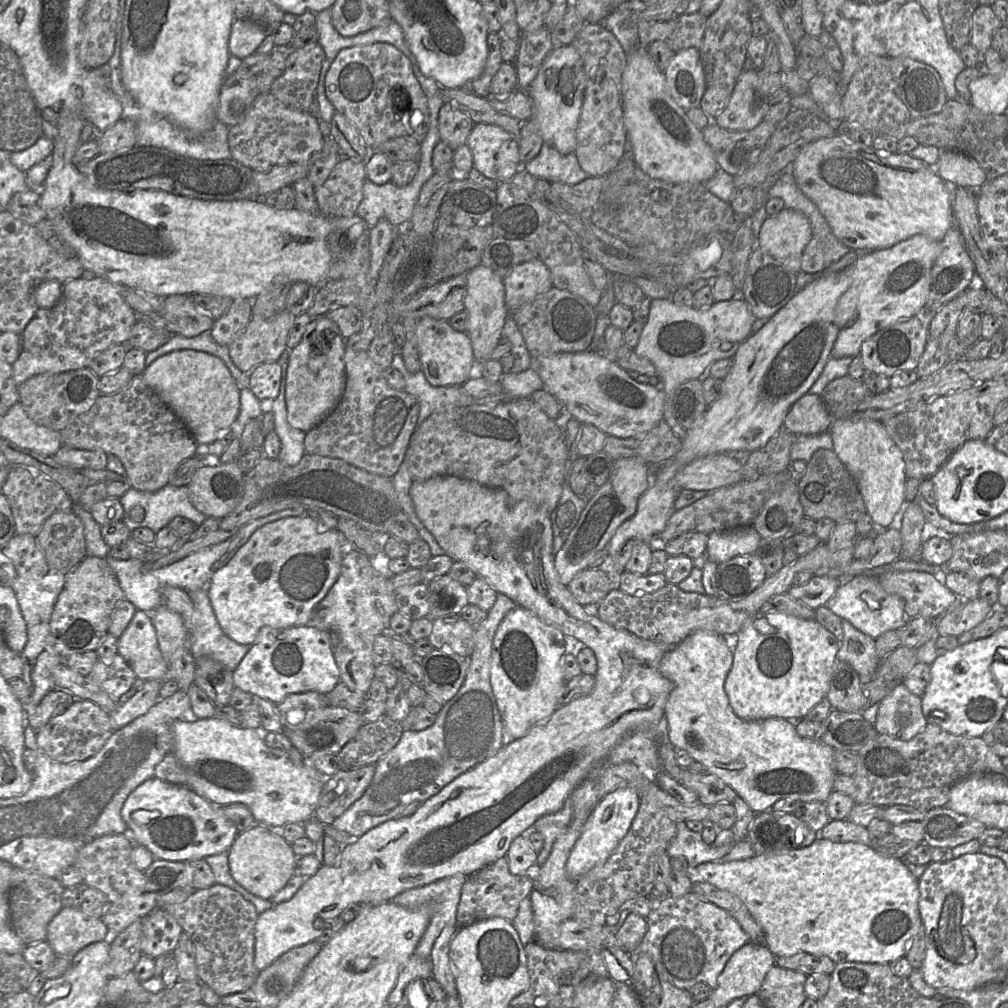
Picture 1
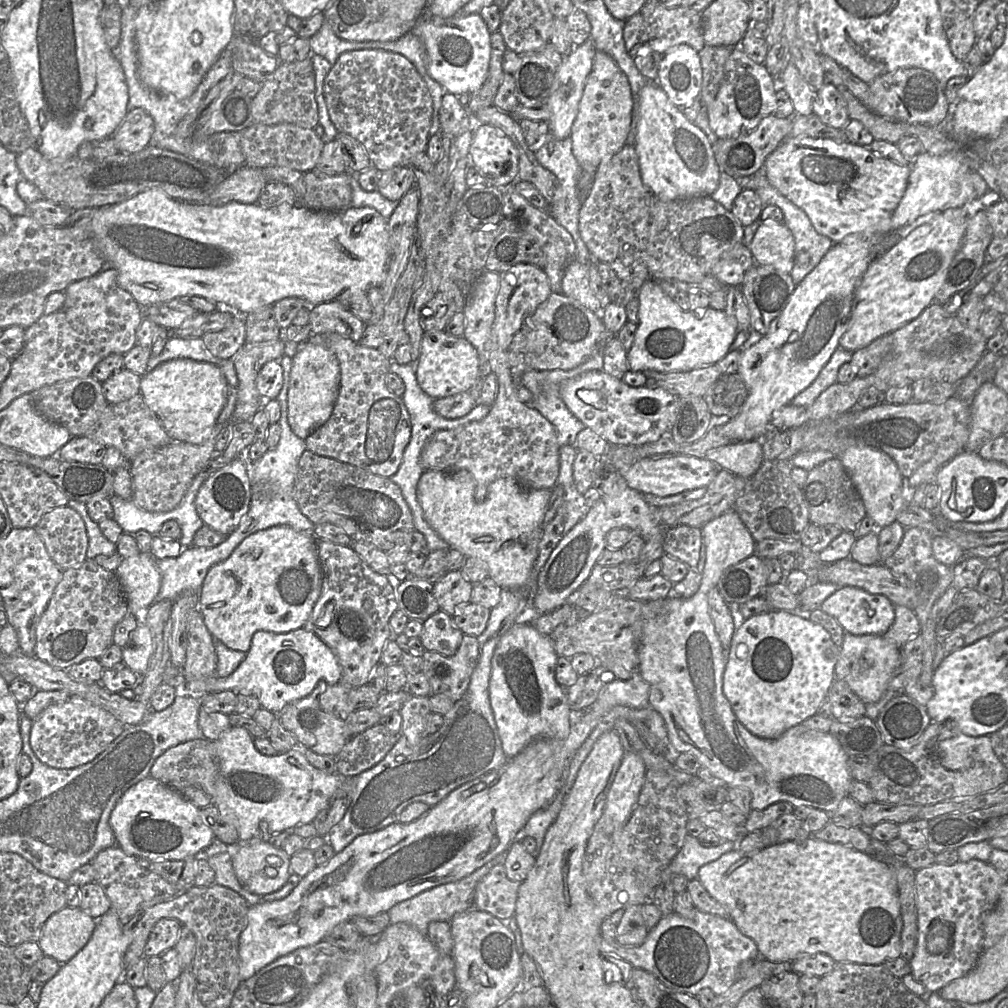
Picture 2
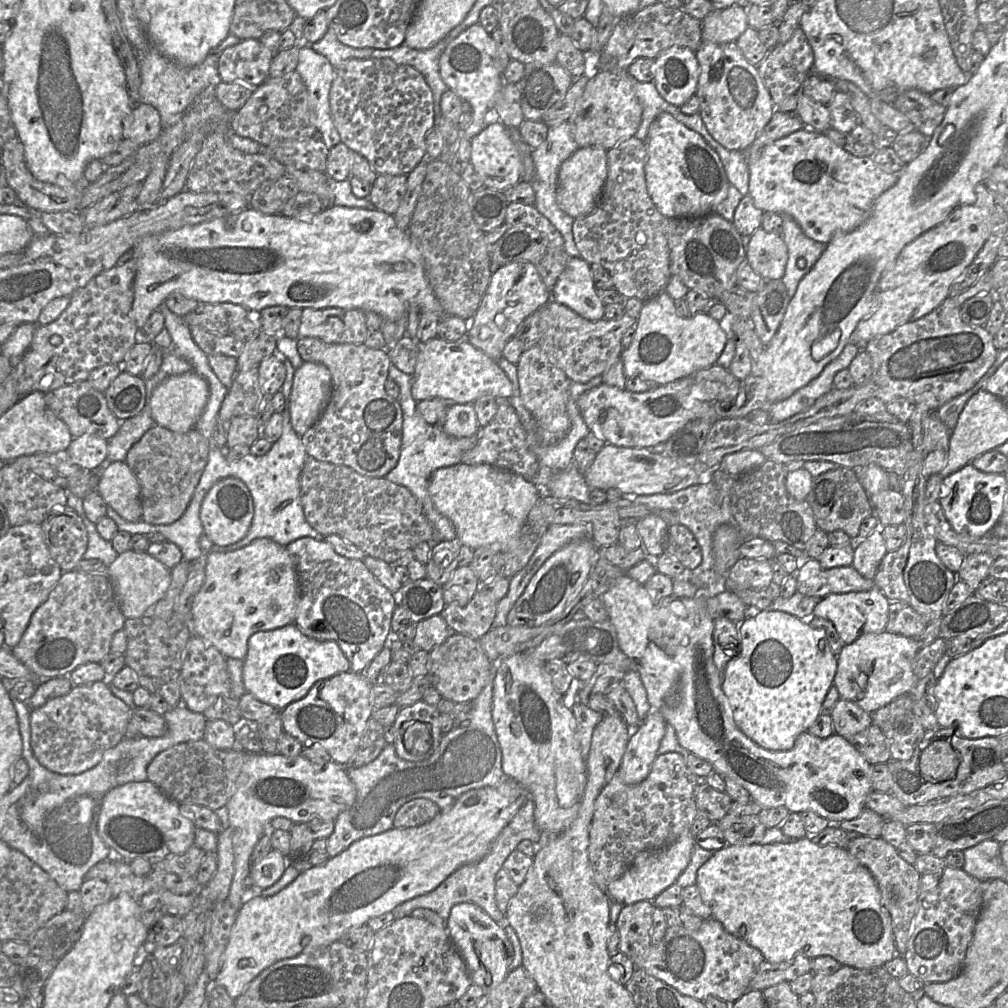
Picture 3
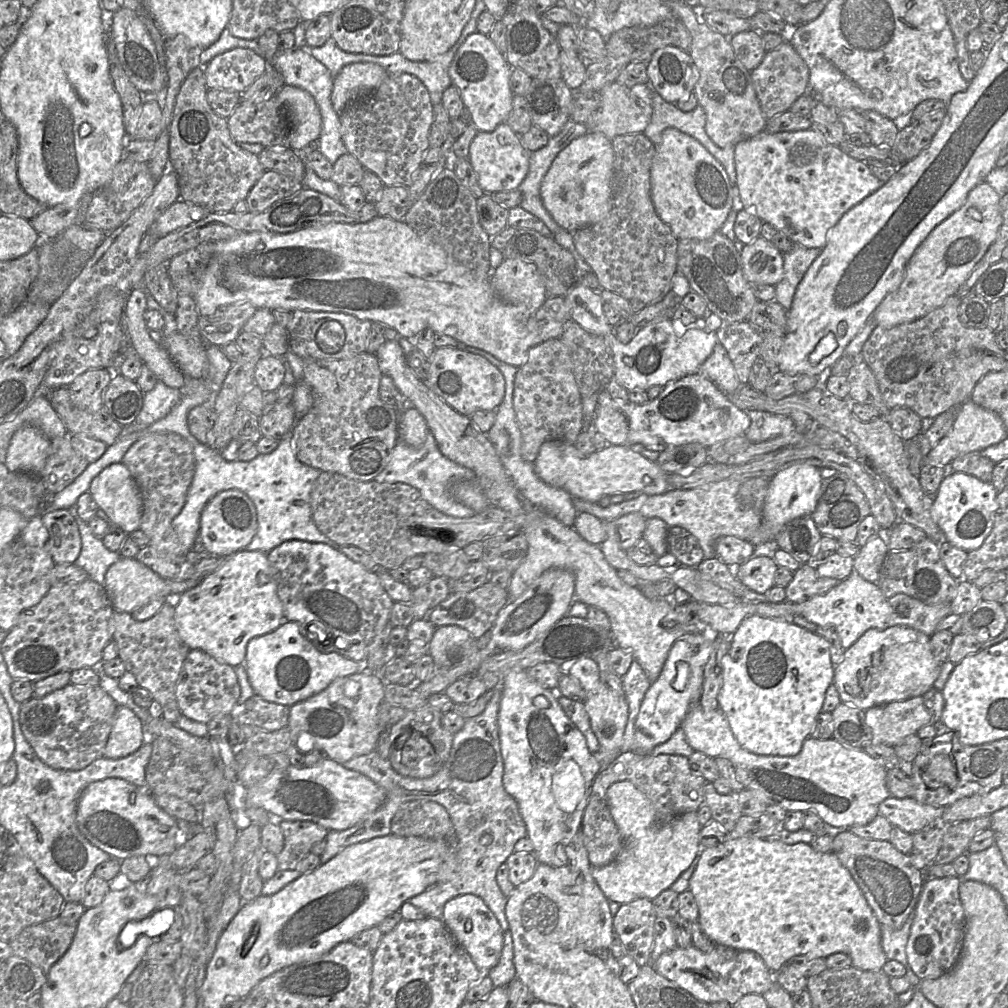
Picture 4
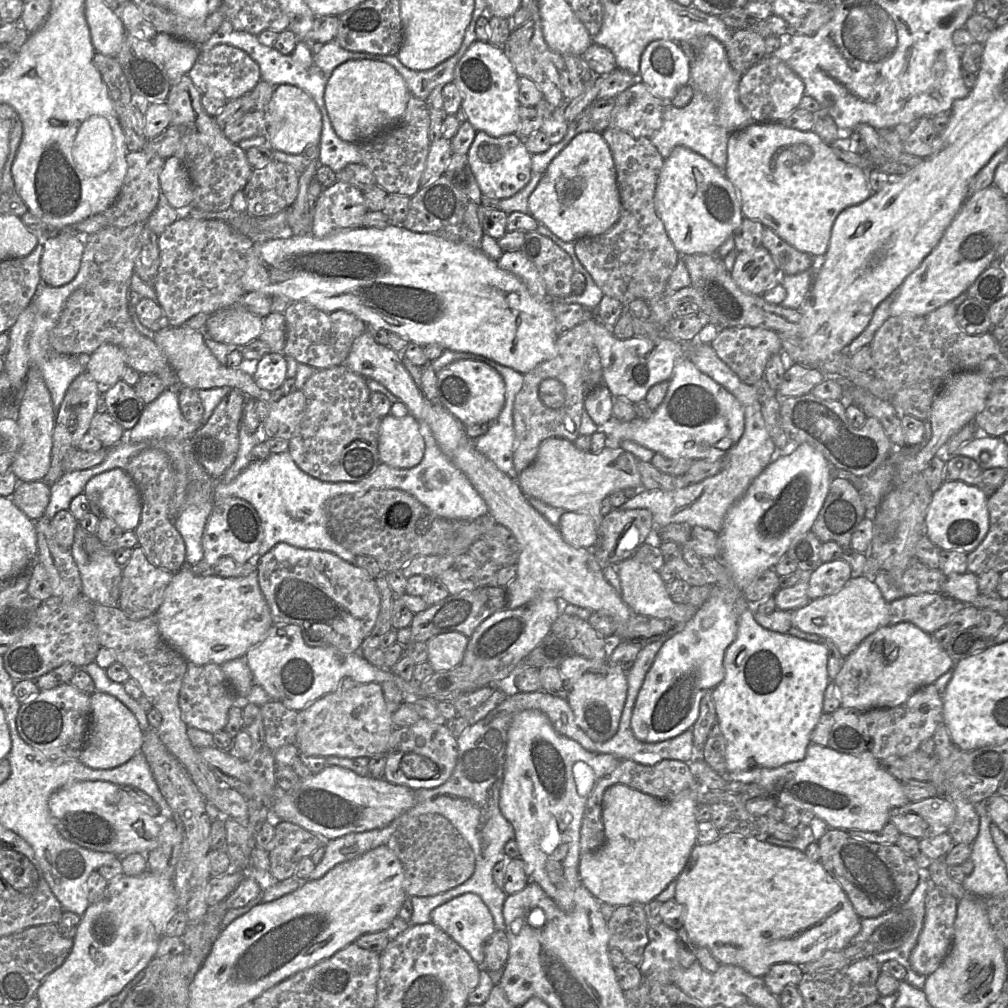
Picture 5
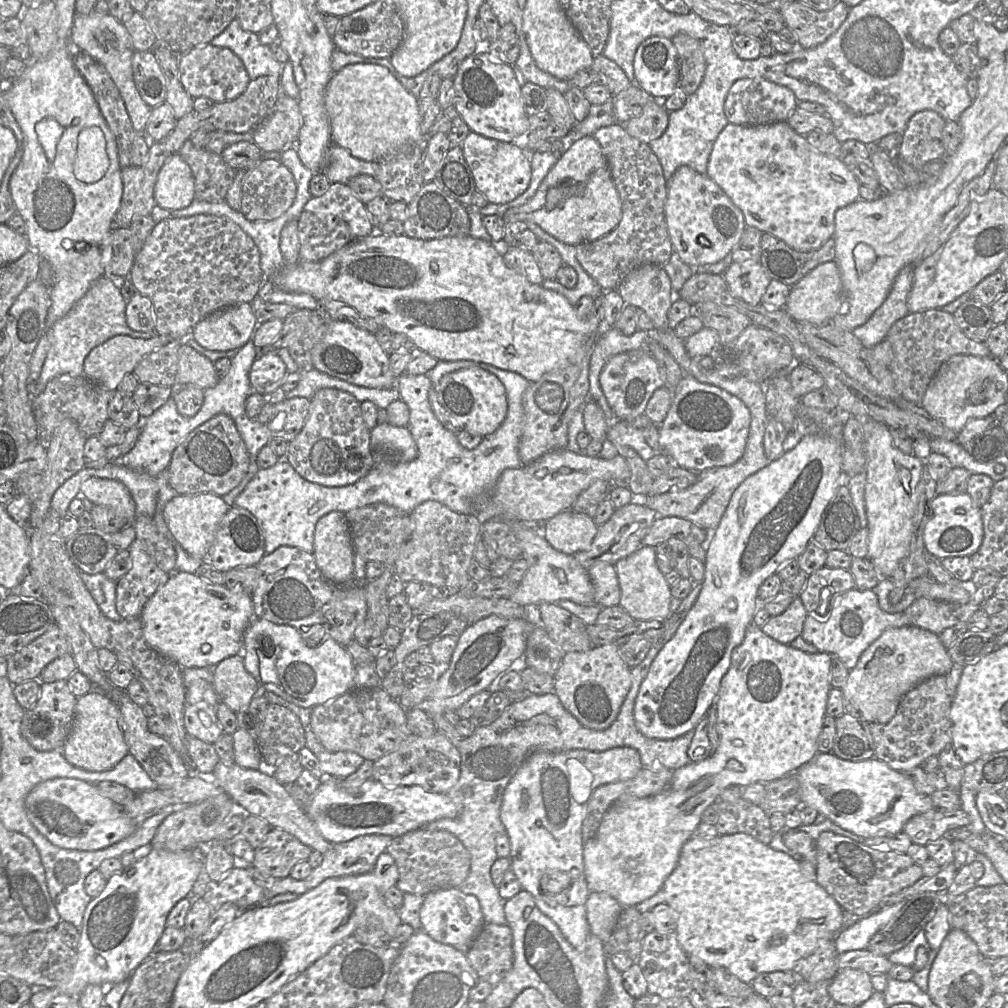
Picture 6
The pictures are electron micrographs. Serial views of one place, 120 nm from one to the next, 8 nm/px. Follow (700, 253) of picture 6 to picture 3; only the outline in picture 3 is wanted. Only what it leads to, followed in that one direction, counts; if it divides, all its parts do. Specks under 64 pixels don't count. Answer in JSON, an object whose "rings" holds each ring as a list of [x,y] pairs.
{"rings":[[[663,112],[650,125],[645,143],[646,186],[658,211],[667,218],[700,218],[715,213],[730,183],[718,154],[704,138]]]}

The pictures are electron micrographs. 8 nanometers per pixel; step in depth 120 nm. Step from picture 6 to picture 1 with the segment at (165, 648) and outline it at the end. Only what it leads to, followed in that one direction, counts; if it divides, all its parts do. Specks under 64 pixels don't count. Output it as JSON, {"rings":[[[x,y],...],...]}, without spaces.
{"rings":[[[307,516],[286,517],[258,528],[231,560],[211,577],[206,589],[216,619],[233,641],[252,645],[262,627],[275,629],[307,625],[316,605],[336,582],[346,550],[355,549],[338,529],[319,532],[315,520]]]}

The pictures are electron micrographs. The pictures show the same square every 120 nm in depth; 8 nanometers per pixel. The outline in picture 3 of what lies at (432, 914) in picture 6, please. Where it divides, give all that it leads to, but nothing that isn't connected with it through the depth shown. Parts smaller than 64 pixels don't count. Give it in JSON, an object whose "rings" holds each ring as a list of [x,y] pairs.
{"rings":[[[463,902],[451,908],[446,928],[450,939],[464,959],[471,981],[479,985],[484,994],[501,983],[510,972],[509,965],[513,957],[513,947],[503,928],[479,906]]]}

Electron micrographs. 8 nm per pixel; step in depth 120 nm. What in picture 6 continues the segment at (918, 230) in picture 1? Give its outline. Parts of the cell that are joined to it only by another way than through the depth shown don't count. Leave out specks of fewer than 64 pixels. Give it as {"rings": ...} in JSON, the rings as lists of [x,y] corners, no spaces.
{"rings":[[[787,122],[762,126],[728,123],[714,143],[706,175],[742,211],[747,226],[769,233],[799,252],[816,250],[833,237],[835,212],[859,199],[860,183],[842,160],[814,149]]]}

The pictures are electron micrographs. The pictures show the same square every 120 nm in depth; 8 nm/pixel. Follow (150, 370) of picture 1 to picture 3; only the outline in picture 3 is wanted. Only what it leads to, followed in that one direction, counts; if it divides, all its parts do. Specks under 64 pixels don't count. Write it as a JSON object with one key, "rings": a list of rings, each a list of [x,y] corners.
{"rings":[[[189,371],[165,379],[152,393],[150,399],[151,417],[155,425],[178,433],[194,429],[209,398],[207,381],[195,371]]]}

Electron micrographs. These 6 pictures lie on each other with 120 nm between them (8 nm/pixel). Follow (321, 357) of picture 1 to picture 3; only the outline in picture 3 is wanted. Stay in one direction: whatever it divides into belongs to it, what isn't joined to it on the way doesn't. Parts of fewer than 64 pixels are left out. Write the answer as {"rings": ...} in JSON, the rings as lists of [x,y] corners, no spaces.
{"rings":[[[303,362],[295,370],[289,399],[290,421],[302,436],[322,415],[332,392],[332,378],[323,364]]]}

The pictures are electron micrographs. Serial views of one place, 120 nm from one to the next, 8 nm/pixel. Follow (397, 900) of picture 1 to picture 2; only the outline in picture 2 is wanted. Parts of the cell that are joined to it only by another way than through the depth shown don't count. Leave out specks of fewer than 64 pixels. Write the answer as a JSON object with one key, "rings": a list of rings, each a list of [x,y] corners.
{"rings":[[[506,848],[506,850],[484,864],[482,867],[458,881],[436,886],[396,904],[389,911],[387,911],[390,918],[390,923],[407,923],[422,934],[427,935],[428,925],[430,922],[450,922],[455,914],[474,909],[474,890],[476,885],[494,866],[504,863],[508,851],[509,848]]]}

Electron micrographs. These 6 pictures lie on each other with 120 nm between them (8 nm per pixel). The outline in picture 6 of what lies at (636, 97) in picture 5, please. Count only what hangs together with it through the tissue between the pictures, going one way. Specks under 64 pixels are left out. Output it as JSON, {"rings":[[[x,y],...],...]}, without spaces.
{"rings":[[[656,99],[649,101],[640,116],[620,125],[629,135],[643,143],[649,144],[658,139],[665,132],[669,123],[669,111],[661,102]]]}

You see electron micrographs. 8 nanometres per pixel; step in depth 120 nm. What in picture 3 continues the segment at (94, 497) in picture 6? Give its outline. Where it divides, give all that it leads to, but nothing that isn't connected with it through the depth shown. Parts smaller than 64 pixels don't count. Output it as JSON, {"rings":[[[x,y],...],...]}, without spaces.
{"rings":[[[125,461],[112,462],[99,474],[97,492],[123,519],[142,520],[140,485]]]}

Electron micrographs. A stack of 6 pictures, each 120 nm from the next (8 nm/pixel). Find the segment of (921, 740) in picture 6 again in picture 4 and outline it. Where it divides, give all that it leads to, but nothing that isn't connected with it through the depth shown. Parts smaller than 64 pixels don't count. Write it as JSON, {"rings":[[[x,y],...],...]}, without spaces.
{"rings":[[[917,696],[869,708],[865,710],[865,721],[872,732],[871,743],[894,747],[930,724],[931,714],[923,696]]]}

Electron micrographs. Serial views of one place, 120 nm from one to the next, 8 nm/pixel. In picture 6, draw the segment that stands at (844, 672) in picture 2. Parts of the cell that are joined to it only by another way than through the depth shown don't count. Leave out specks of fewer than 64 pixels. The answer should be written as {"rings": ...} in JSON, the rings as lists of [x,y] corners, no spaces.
{"rings":[[[914,626],[887,629],[862,653],[856,666],[849,671],[842,688],[844,712],[861,723],[888,723],[906,693],[928,678],[947,675],[953,664],[938,635]]]}

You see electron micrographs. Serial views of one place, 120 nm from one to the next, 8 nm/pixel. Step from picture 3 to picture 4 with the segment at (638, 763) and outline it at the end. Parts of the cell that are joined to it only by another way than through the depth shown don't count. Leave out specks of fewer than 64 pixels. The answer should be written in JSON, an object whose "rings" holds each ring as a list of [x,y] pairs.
{"rings":[[[714,631],[691,633],[679,638],[671,647],[667,660],[657,680],[651,683],[641,703],[640,711],[635,722],[634,752],[649,754],[656,746],[665,743],[681,727],[690,709],[698,704],[704,682],[704,668],[713,649],[713,642],[719,636]]]}

